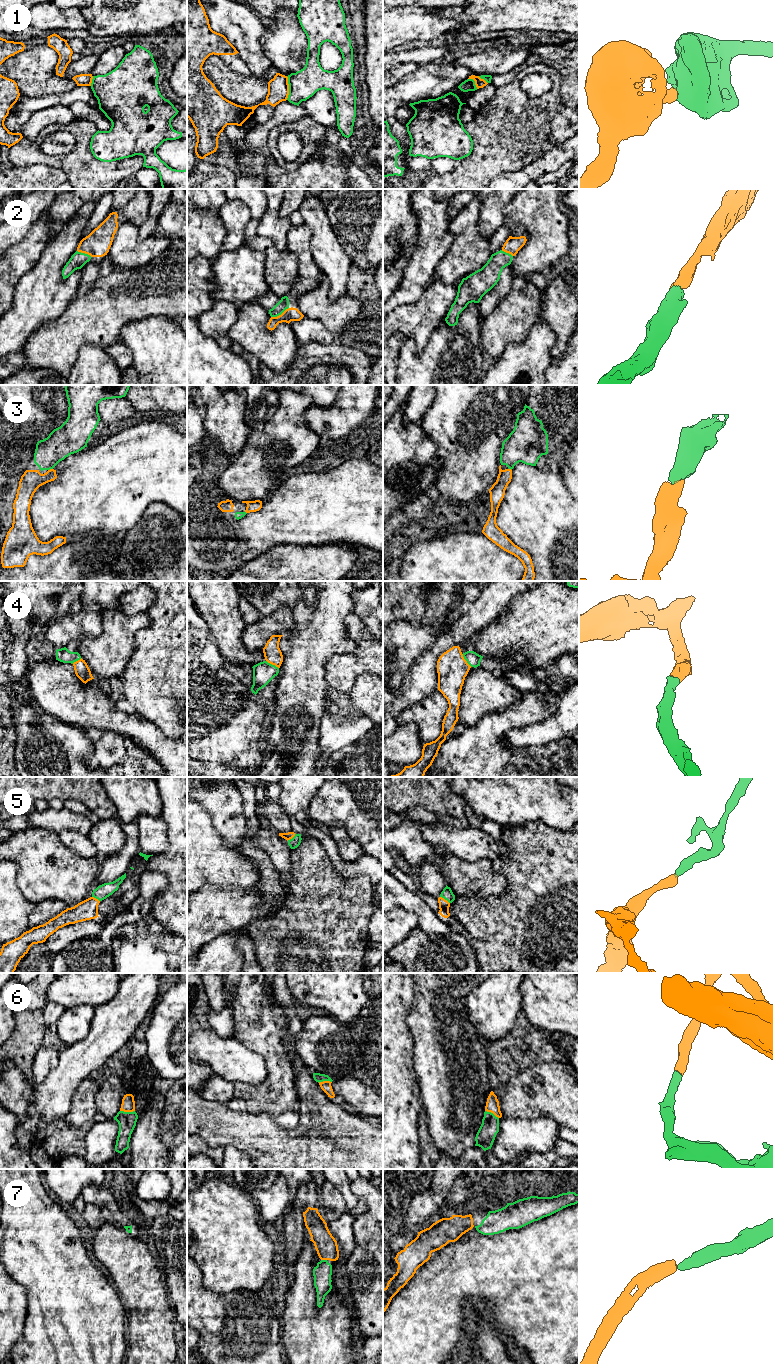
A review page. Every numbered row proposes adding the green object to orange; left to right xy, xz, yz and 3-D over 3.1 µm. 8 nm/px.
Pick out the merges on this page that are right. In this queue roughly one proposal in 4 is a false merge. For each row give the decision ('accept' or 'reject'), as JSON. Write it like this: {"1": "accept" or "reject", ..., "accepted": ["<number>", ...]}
{"1": "reject", "2": "accept", "3": "accept", "4": "accept", "5": "accept", "6": "accept", "7": "accept", "accepted": ["2", "3", "4", "5", "6", "7"]}

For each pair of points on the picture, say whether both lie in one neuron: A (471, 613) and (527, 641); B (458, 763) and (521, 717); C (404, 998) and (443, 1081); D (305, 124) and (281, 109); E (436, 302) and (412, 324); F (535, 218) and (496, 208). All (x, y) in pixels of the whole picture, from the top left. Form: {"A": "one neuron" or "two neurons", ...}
{"A": "two neurons", "B": "one neuron", "C": "two neurons", "D": "two neurons", "E": "one neuron", "F": "two neurons"}

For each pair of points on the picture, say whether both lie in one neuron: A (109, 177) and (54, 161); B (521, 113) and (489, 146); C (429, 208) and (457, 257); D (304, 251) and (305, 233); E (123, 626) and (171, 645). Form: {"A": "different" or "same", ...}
{"A": "same", "B": "same", "C": "different", "D": "same", "E": "different"}

